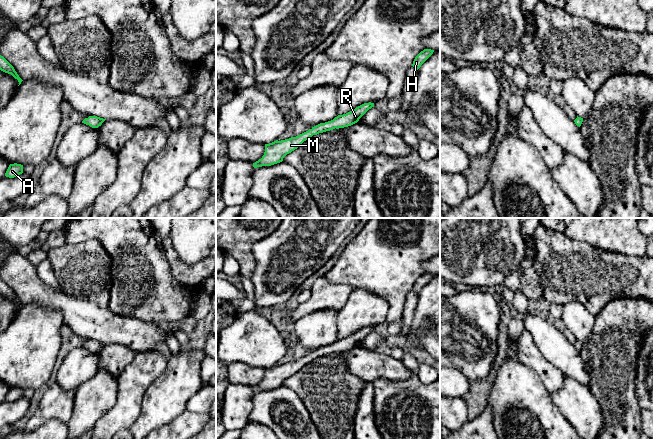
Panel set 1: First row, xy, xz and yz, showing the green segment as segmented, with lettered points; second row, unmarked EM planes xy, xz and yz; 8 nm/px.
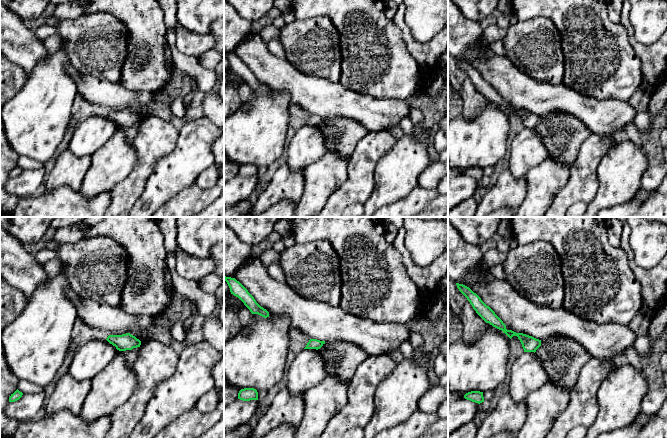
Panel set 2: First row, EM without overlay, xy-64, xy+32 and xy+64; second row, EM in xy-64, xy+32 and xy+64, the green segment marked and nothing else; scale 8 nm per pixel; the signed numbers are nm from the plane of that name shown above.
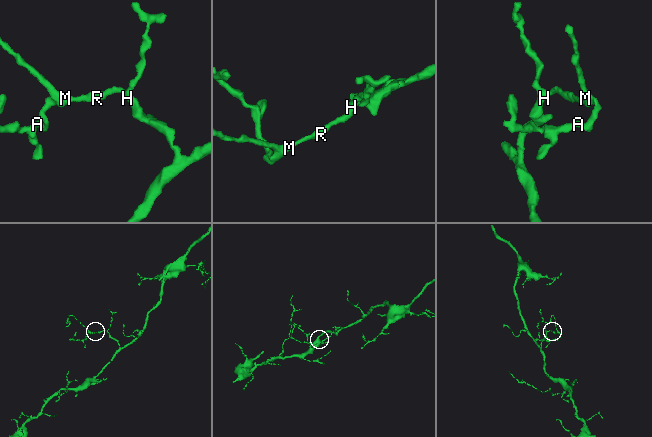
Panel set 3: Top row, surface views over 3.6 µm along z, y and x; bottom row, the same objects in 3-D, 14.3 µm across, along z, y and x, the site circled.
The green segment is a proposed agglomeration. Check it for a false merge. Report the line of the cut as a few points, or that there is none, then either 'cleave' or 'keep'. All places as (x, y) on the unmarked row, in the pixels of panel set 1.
no cut | keep

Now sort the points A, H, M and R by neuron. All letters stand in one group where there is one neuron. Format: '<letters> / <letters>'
A H M R

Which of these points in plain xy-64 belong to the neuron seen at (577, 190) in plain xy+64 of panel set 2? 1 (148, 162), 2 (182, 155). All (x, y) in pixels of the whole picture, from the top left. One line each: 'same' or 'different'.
1: same
2: different

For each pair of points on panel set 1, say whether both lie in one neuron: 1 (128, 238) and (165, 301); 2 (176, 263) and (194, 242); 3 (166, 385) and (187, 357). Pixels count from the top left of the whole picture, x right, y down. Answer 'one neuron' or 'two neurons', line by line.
1: one neuron
2: two neurons
3: one neuron

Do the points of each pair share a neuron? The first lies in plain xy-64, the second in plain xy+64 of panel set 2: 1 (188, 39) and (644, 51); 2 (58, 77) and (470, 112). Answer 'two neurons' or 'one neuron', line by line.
1: one neuron
2: two neurons

